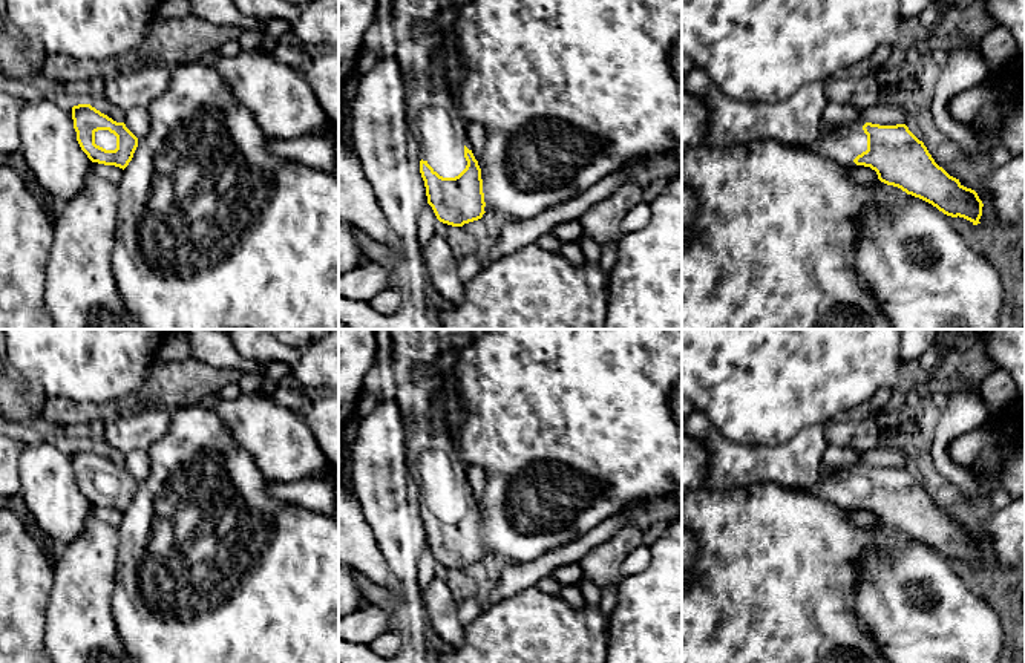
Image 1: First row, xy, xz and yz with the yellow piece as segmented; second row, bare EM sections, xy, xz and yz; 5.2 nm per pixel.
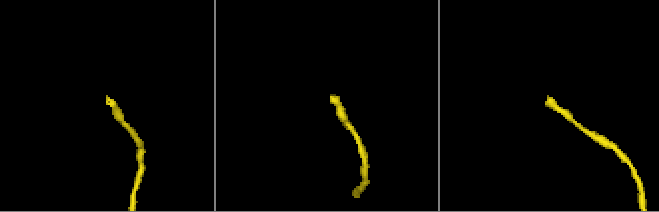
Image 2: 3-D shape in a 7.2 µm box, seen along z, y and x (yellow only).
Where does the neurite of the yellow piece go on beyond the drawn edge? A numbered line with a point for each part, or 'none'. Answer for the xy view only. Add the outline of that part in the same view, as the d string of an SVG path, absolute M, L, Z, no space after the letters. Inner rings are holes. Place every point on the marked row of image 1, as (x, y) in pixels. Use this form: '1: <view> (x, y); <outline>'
1: xy (103, 138); M98 130L95 132L95 144L106 149L115 150L116 149L116 136L109 130Z

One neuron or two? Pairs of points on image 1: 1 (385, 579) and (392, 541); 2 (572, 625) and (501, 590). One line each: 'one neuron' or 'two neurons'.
1: two neurons
2: two neurons

